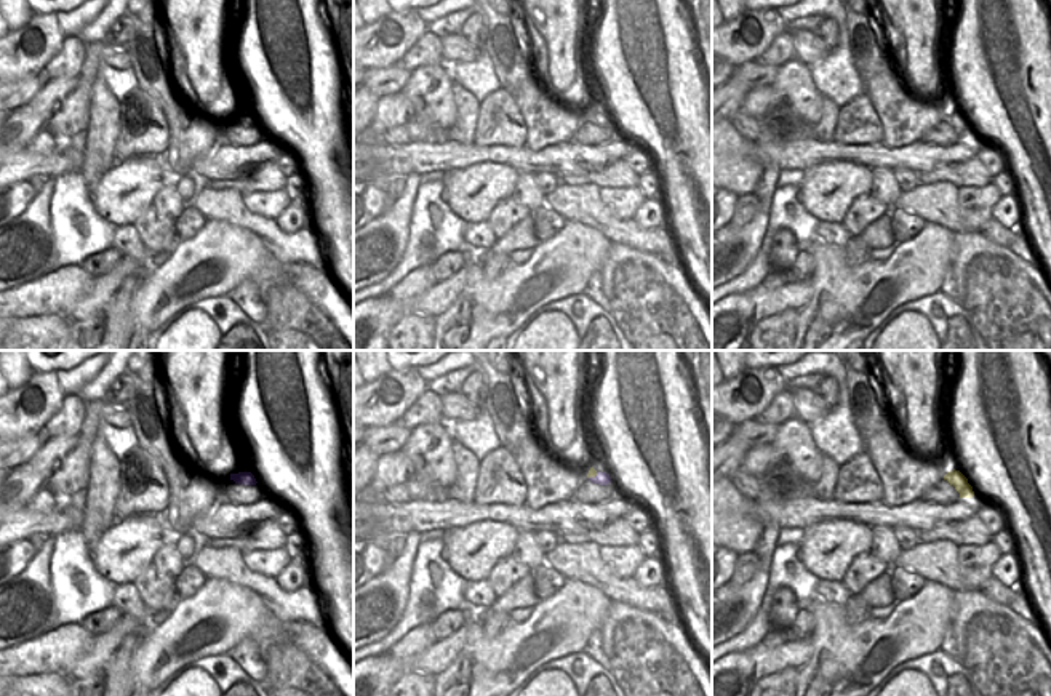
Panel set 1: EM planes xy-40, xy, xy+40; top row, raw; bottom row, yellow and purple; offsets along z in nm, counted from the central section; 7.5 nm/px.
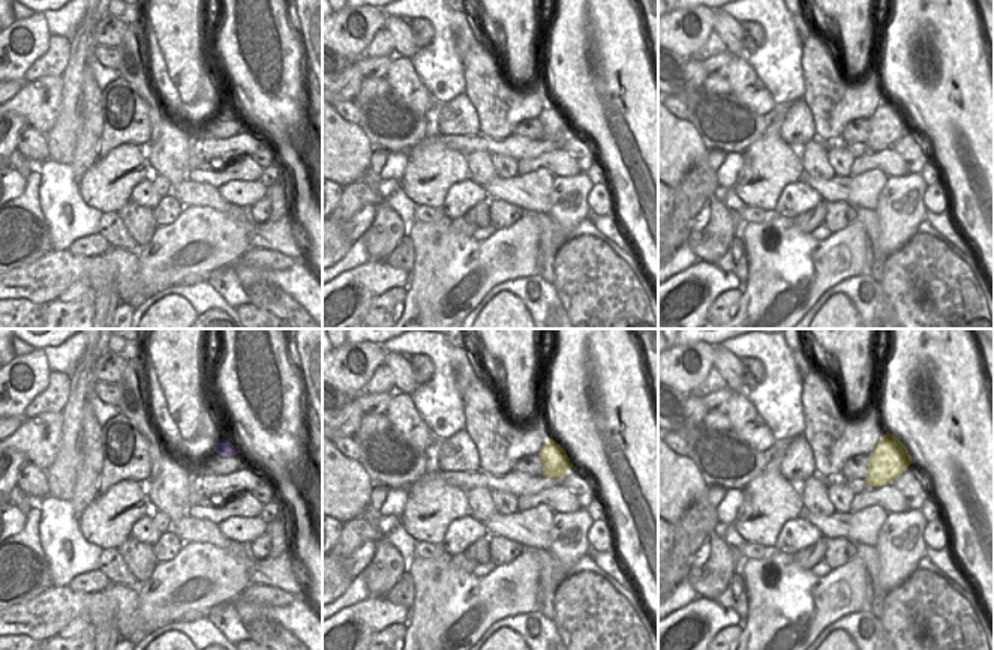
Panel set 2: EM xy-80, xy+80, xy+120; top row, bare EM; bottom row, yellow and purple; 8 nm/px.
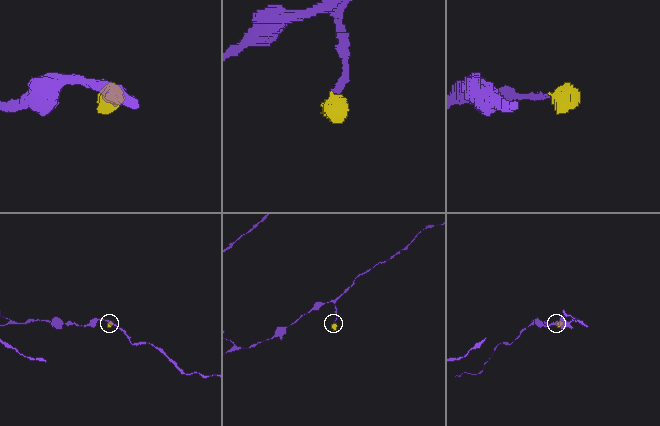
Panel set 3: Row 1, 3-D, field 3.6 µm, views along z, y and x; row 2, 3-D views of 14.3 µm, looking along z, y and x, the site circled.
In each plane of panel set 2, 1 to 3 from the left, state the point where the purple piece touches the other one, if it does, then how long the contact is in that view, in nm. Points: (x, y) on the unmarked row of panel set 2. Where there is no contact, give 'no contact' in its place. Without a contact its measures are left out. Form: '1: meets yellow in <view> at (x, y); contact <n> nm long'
1: no contact
2: no contact
3: no contact

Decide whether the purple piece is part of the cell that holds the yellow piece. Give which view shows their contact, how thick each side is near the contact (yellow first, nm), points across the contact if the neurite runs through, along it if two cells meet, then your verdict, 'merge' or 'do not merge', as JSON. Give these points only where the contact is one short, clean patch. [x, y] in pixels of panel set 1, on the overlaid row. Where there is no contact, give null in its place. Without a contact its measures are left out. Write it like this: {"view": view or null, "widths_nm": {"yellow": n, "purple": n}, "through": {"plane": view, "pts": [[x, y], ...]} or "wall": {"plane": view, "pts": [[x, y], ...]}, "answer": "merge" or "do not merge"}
{"view": "xy", "widths_nm": {"yellow": 70, "purple": 100}, "through": {"plane": "xy", "pts": [[592, 472], [592, 476], [602, 477]]}, "answer": "merge"}

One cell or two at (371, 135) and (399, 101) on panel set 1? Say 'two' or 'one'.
one

